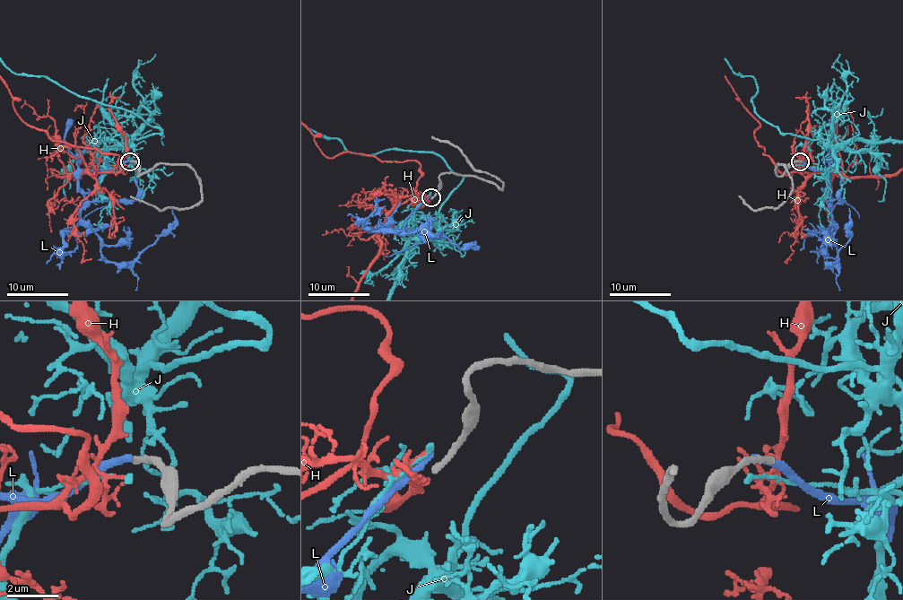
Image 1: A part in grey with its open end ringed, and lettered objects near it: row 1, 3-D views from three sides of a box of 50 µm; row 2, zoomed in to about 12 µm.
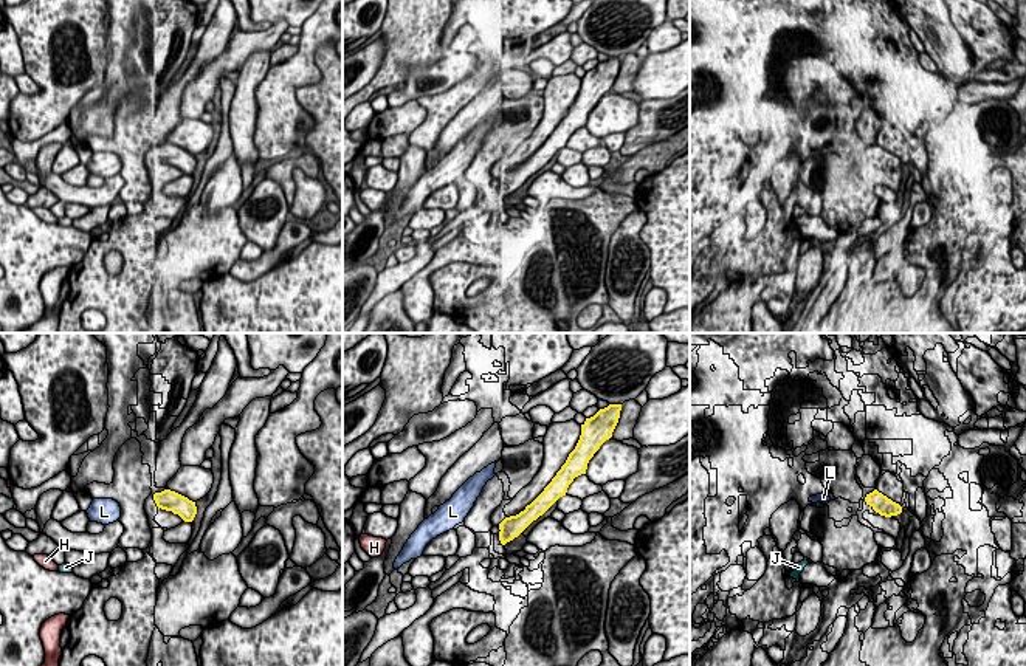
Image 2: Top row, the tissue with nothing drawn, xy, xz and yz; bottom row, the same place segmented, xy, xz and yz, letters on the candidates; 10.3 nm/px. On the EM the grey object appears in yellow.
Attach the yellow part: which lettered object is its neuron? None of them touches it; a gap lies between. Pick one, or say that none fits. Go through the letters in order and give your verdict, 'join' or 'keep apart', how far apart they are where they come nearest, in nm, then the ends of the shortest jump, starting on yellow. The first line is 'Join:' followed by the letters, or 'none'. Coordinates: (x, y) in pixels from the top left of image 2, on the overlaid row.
Join: none
H: keep apart; gap 1150 nm; span xz (499, 539), (386, 541)
J: keep apart; gap 850 nm; span yz (867, 504), (806, 558)
L: keep apart; gap 340 nm; span xz (499, 524), (473, 505)

